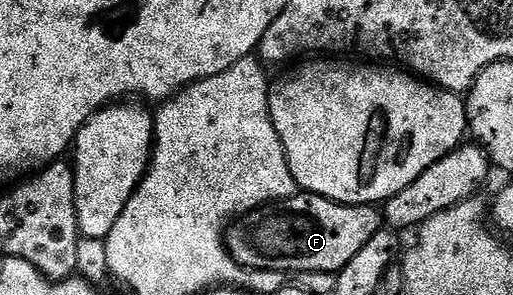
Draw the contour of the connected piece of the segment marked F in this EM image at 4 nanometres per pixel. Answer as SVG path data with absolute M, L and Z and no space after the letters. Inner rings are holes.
M295 194L292 199L284 199L255 211L249 211L226 228L224 246L241 267L251 267L254 271L328 271L337 273L345 269L352 257L371 241L383 226L384 219L379 208L364 203L337 203L319 195Z

